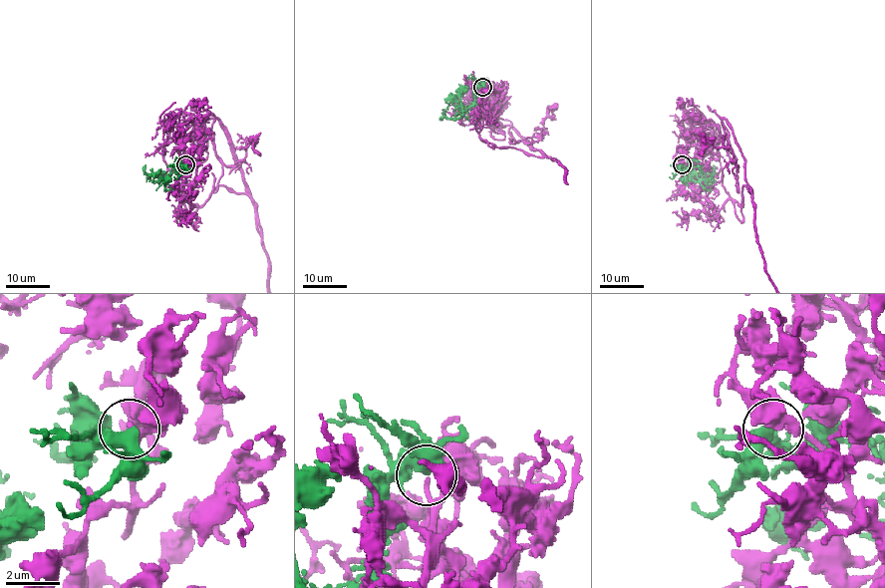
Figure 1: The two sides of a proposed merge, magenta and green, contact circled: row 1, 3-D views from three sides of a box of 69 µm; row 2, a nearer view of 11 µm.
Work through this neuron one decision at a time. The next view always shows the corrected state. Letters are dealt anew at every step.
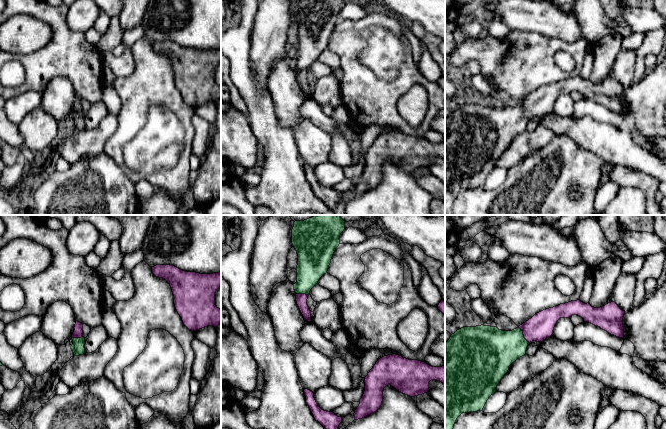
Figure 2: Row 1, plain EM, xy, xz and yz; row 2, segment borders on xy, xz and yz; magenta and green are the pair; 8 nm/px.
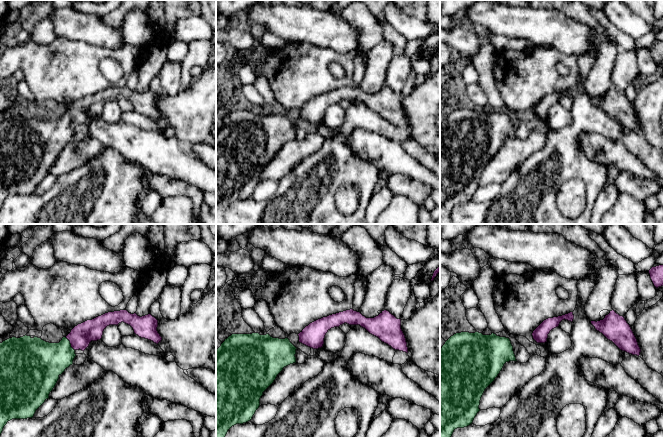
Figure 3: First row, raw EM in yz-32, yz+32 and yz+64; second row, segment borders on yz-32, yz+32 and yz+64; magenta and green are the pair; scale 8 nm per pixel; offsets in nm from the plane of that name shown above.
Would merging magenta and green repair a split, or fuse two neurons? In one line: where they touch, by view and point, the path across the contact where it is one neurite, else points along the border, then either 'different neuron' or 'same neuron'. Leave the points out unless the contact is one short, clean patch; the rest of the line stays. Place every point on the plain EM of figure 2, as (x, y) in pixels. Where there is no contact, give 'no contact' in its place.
yz (523, 110) | across yz (538, 104), (523, 110), (512, 121), (496, 125) | same neuron

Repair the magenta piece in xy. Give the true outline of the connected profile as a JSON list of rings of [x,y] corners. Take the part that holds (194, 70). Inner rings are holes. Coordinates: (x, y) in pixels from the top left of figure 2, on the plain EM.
[[[156,41],[152,43],[152,49],[170,60],[175,84],[189,106],[217,103],[221,99],[221,85],[215,81],[215,69],[221,62],[221,47],[200,50],[173,41]]]

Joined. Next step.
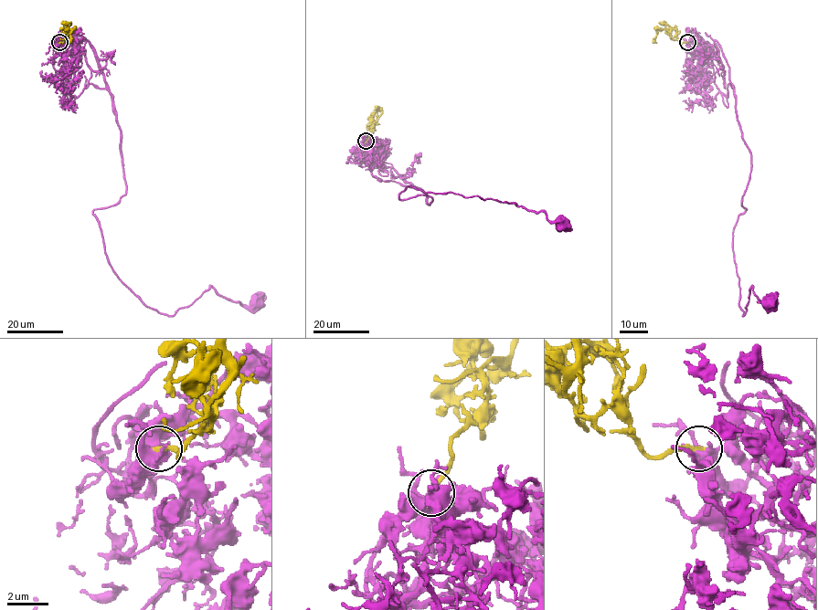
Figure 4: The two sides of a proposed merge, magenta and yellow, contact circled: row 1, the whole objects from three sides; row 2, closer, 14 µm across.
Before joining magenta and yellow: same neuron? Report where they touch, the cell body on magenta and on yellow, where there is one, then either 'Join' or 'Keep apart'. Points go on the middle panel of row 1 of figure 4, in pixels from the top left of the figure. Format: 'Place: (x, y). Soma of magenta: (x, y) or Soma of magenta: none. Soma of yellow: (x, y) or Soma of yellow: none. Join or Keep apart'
Place: (366, 141). Soma of magenta: (561, 222). Soma of yellow: none. Keep apart

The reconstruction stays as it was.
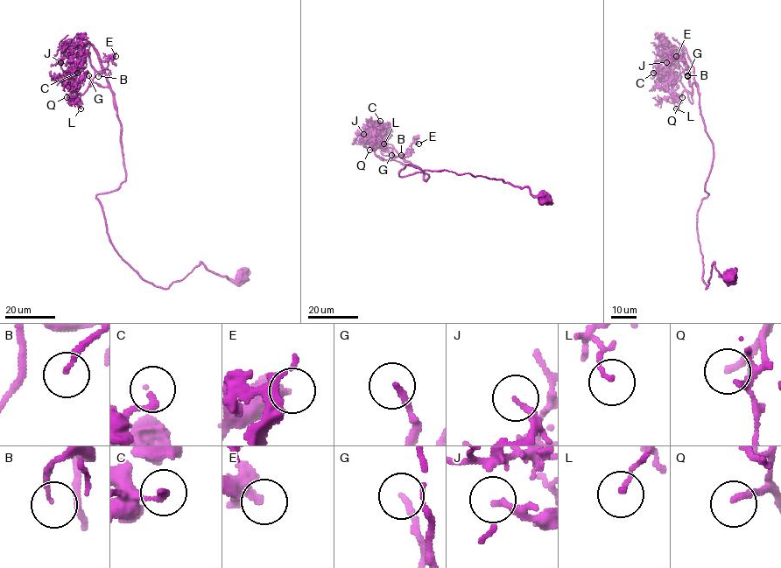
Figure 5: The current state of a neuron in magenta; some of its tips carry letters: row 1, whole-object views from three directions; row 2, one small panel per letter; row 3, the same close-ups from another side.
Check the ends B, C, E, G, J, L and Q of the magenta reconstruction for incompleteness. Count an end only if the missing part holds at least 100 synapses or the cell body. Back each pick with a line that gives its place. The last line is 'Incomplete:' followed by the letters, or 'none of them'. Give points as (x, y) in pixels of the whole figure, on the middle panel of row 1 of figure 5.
B: (401, 155)
G: (391, 155)
Q: (369, 150)
Incomplete: B, G, Q

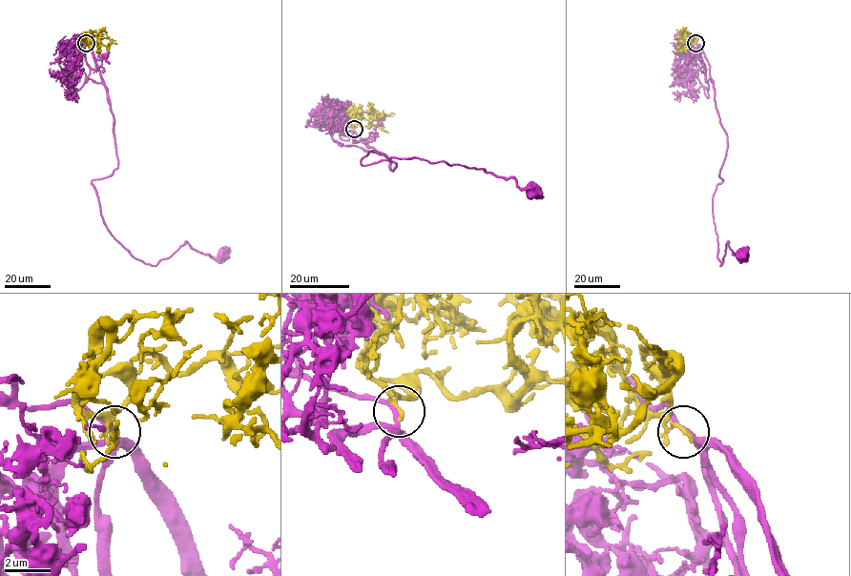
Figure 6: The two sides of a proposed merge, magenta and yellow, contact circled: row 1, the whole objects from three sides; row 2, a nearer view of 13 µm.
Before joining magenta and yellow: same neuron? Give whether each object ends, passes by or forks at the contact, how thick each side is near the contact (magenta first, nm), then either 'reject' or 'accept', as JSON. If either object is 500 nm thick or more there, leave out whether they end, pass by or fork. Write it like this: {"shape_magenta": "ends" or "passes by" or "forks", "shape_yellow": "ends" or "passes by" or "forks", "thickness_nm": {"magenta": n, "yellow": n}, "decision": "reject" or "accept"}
{"shape_magenta": "forks", "shape_yellow": "passes by", "thickness_nm": {"magenta": 200, "yellow": 150}, "decision": "accept"}

